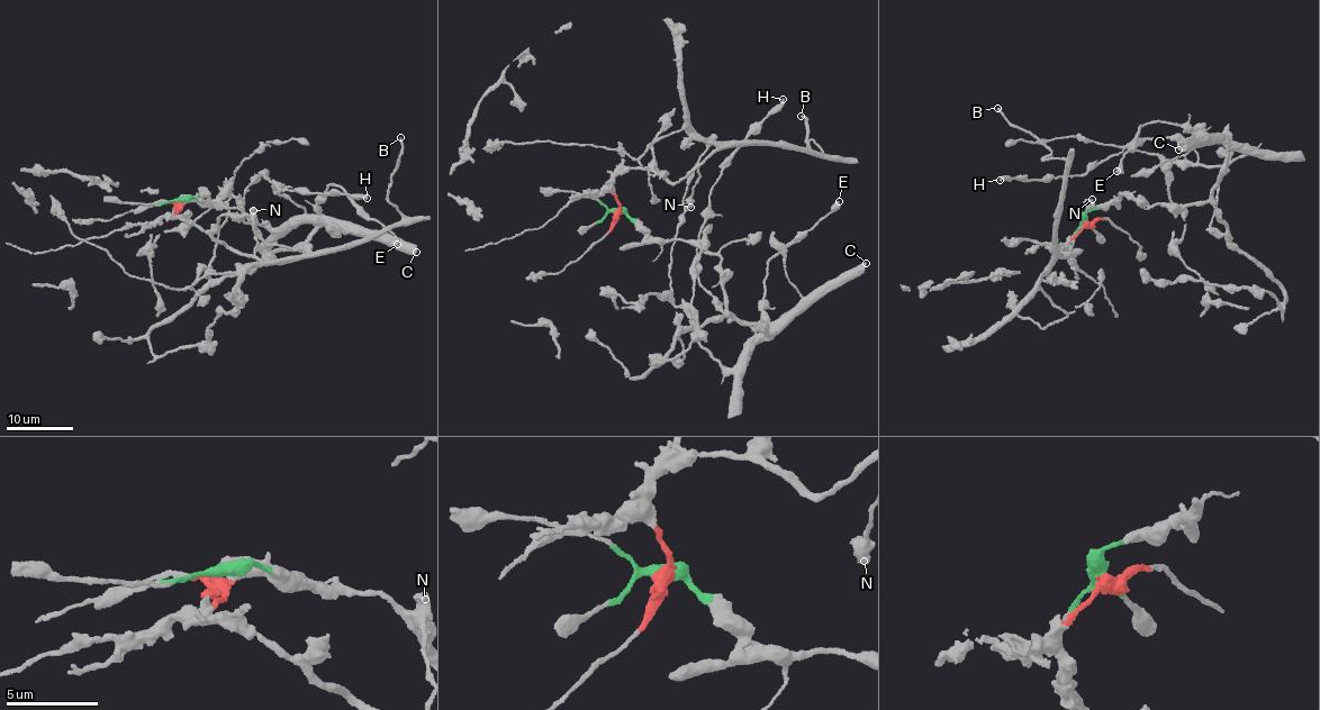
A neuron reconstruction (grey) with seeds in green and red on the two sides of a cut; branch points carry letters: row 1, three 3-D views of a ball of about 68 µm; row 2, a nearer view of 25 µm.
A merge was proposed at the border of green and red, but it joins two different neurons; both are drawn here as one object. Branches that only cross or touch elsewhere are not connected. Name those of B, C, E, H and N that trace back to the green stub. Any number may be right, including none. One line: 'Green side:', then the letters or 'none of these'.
Green side: C, E, H

